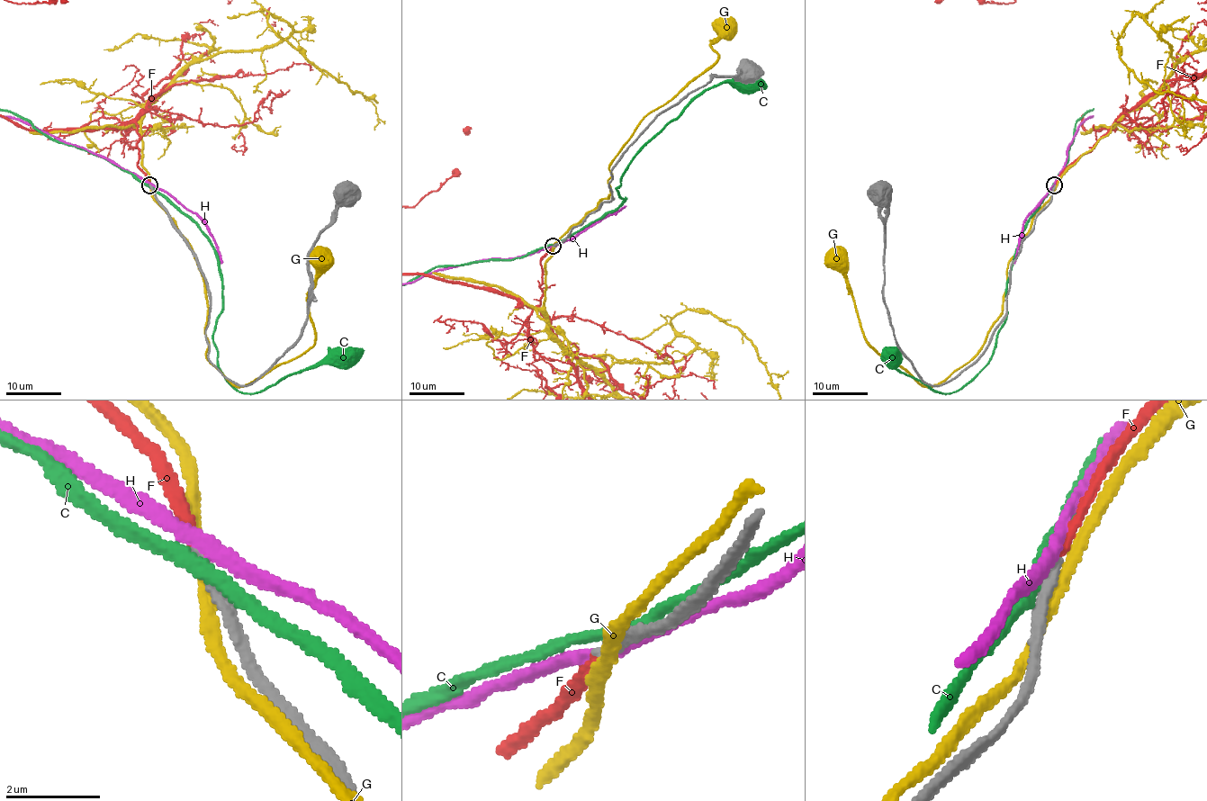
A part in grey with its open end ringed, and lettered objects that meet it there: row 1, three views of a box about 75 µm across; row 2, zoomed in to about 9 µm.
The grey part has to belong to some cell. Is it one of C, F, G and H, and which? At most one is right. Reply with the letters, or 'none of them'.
F

